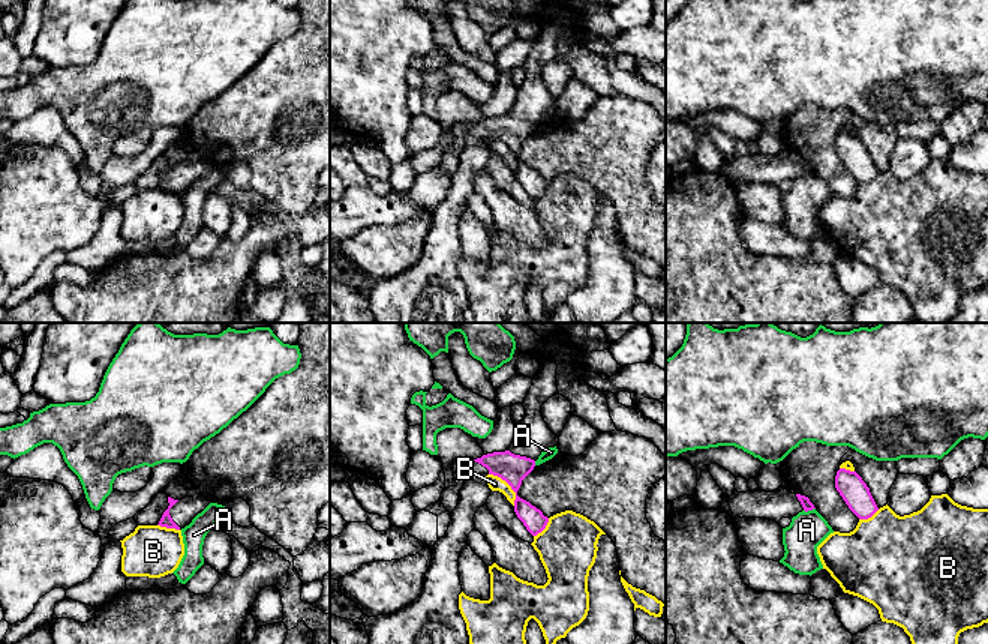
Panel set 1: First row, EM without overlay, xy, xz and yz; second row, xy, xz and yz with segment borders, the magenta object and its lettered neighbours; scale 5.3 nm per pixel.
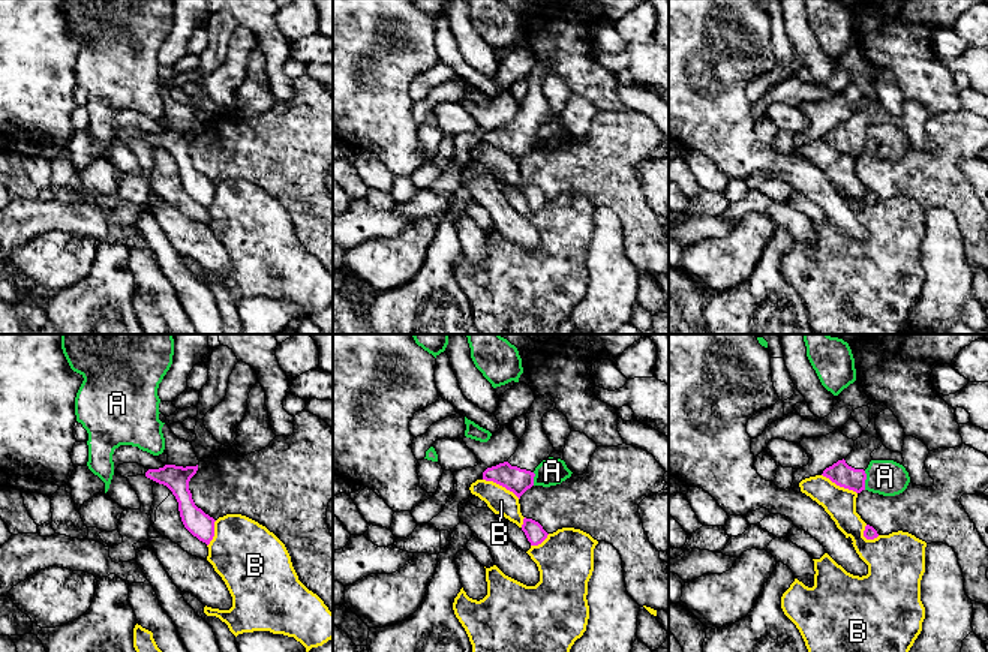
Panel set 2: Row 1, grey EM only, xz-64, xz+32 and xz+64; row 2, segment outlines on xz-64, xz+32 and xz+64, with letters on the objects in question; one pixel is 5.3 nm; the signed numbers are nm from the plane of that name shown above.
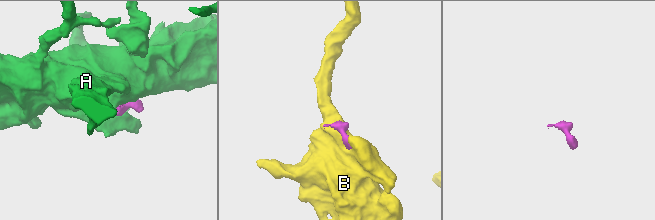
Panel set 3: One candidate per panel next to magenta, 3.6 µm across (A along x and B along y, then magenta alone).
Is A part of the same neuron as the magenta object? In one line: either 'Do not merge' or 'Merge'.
Do not merge

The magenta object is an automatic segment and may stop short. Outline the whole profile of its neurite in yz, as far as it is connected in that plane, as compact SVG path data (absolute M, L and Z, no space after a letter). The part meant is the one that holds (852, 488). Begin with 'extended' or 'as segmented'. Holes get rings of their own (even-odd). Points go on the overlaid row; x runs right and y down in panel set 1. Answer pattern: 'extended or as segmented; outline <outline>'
as segmented; outline M840 468L835 476L835 488L859 519L868 519L879 510L870 488L856 471Z

